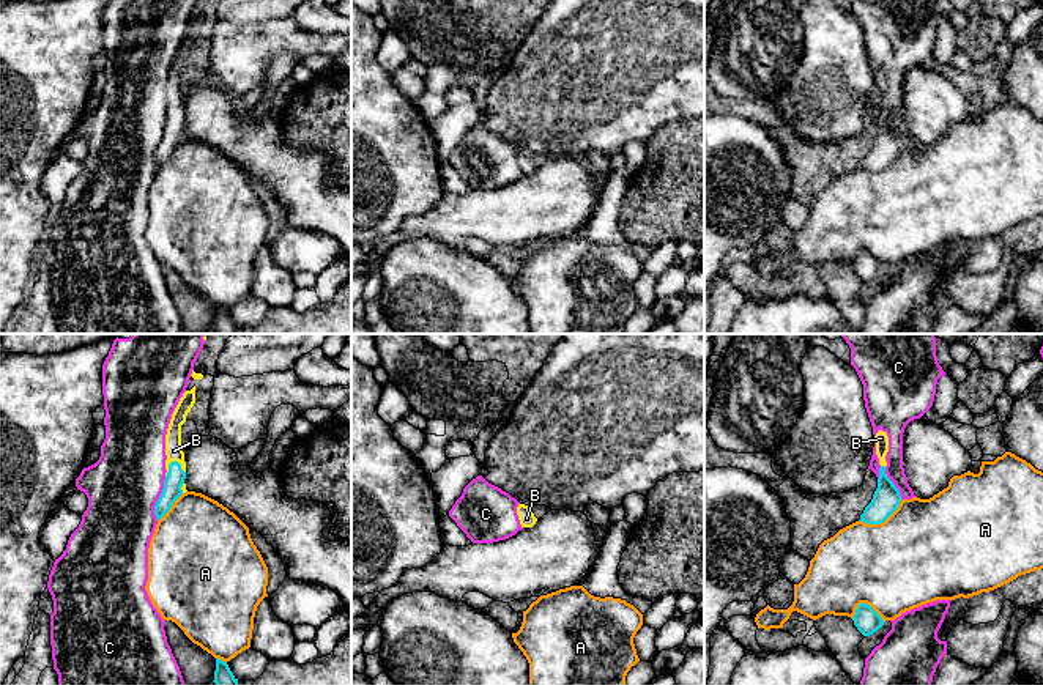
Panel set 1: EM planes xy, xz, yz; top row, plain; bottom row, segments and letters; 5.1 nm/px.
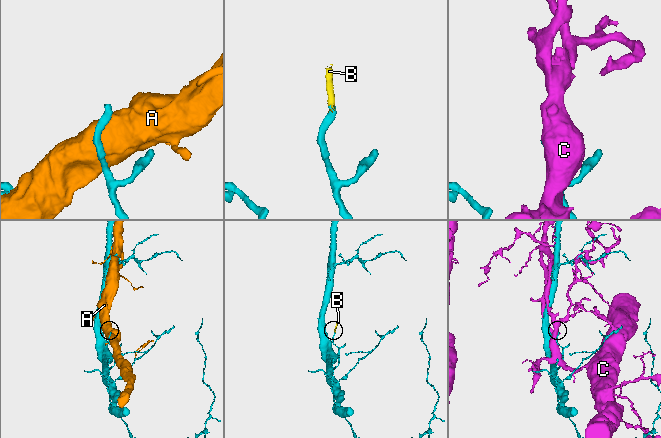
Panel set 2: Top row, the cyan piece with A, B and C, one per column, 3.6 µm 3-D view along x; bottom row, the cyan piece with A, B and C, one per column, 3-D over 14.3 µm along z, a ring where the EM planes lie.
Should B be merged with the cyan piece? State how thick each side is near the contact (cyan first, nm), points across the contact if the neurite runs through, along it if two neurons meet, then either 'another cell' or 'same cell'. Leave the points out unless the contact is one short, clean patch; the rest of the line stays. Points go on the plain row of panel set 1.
100/90 nm | across xy (175, 125), (172, 109), (174, 98) | same cell

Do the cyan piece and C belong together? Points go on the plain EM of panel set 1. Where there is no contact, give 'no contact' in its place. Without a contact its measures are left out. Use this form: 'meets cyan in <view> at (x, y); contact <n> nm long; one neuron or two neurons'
meets cyan in xy at (159, 145); contact 220 nm long; two neurons

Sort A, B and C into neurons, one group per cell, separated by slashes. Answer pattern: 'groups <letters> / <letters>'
groups A / B / C

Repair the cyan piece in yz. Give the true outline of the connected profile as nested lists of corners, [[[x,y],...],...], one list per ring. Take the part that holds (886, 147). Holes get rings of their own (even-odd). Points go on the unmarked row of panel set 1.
[[[879,77],[874,83],[876,88],[876,102],[879,106],[879,126],[878,135],[873,142],[871,150],[865,154],[859,168],[867,172],[881,172],[884,170],[900,153],[901,142],[900,137],[885,121],[885,102],[889,99],[889,83],[885,79]]]

